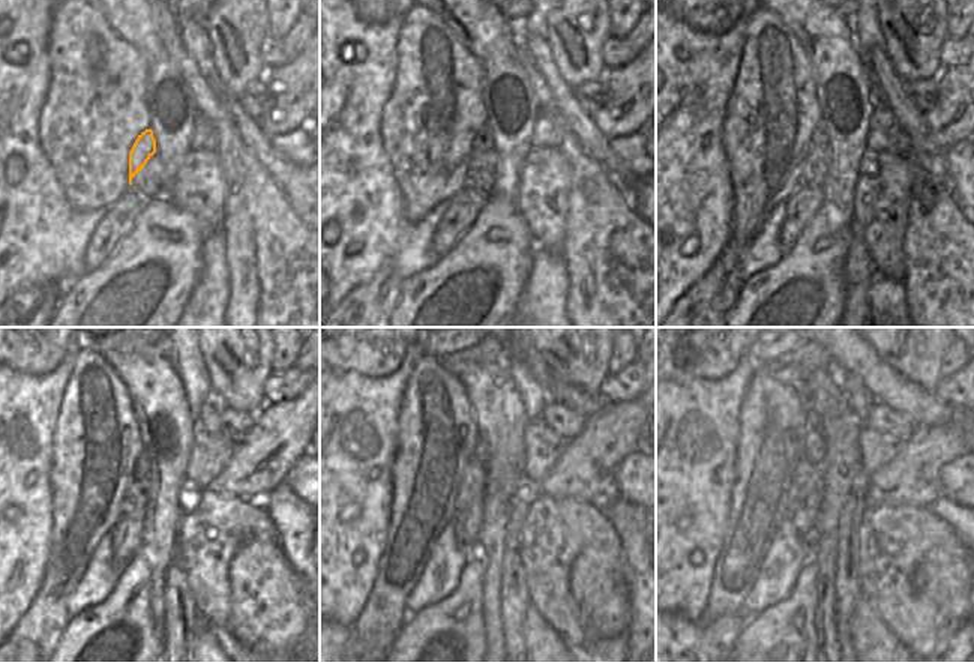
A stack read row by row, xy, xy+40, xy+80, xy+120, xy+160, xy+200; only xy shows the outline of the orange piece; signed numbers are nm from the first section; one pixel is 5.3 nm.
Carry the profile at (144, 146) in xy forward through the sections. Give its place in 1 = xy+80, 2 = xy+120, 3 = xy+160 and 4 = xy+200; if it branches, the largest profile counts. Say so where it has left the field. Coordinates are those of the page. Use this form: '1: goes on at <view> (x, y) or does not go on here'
1: goes on at xy+80 (818, 138)
2: goes on at xy+120 (144, 469)
3: goes on at xy+160 (480, 452)
4: goes on at xy+200 (815, 448)

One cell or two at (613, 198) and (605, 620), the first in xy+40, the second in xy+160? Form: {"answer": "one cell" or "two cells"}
{"answer": "one cell"}

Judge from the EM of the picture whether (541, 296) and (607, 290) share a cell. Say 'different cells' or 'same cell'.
different cells

